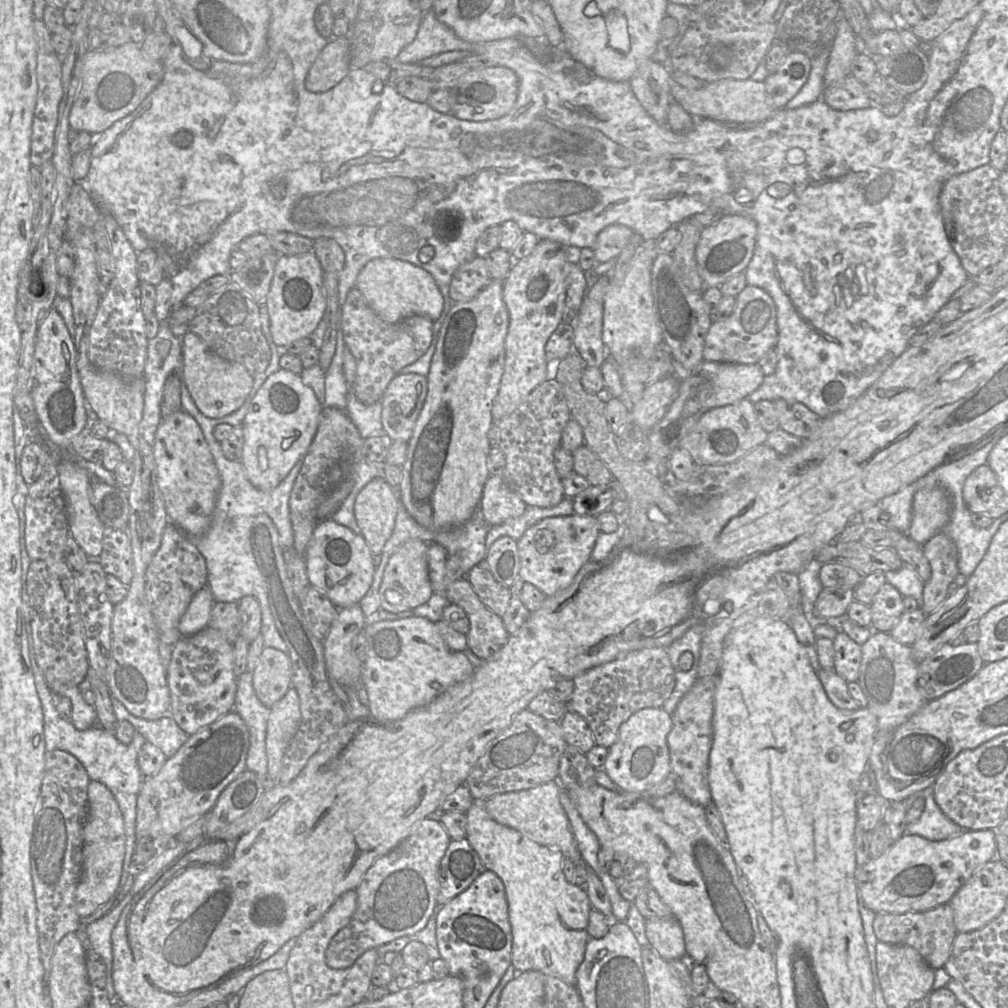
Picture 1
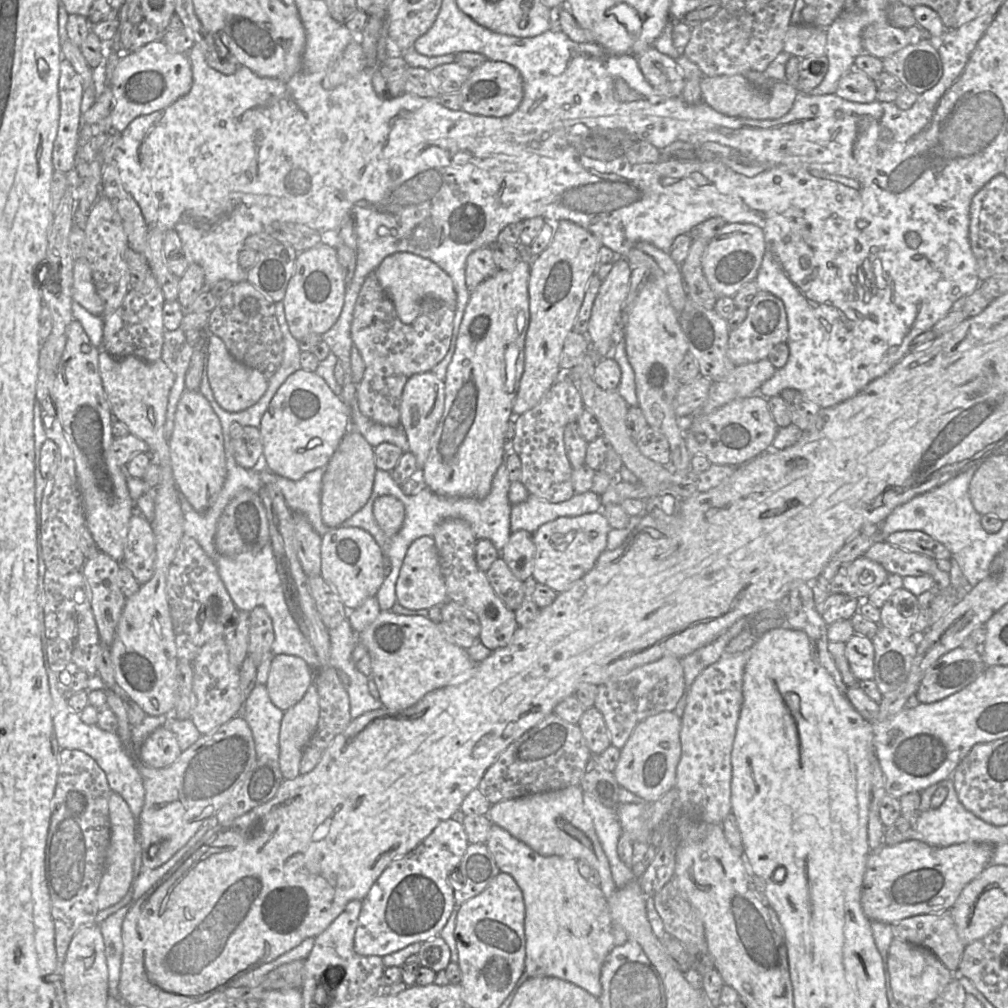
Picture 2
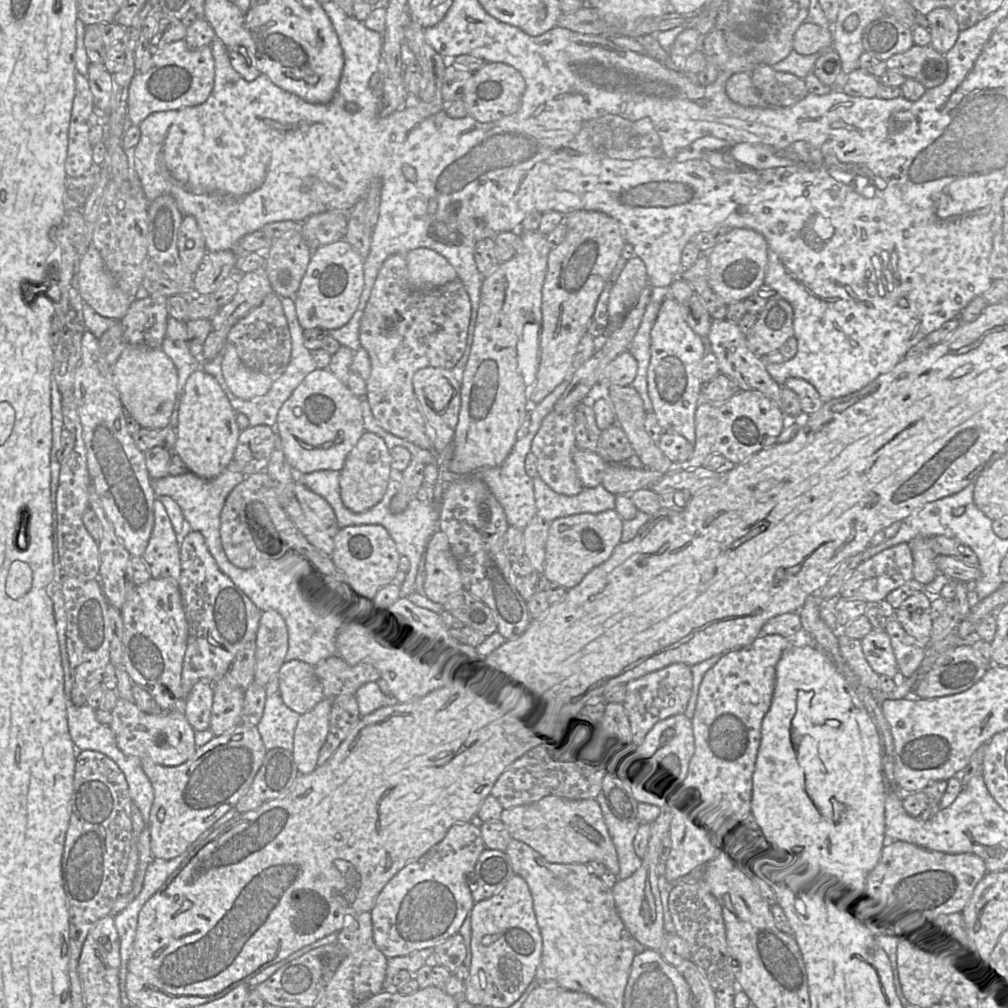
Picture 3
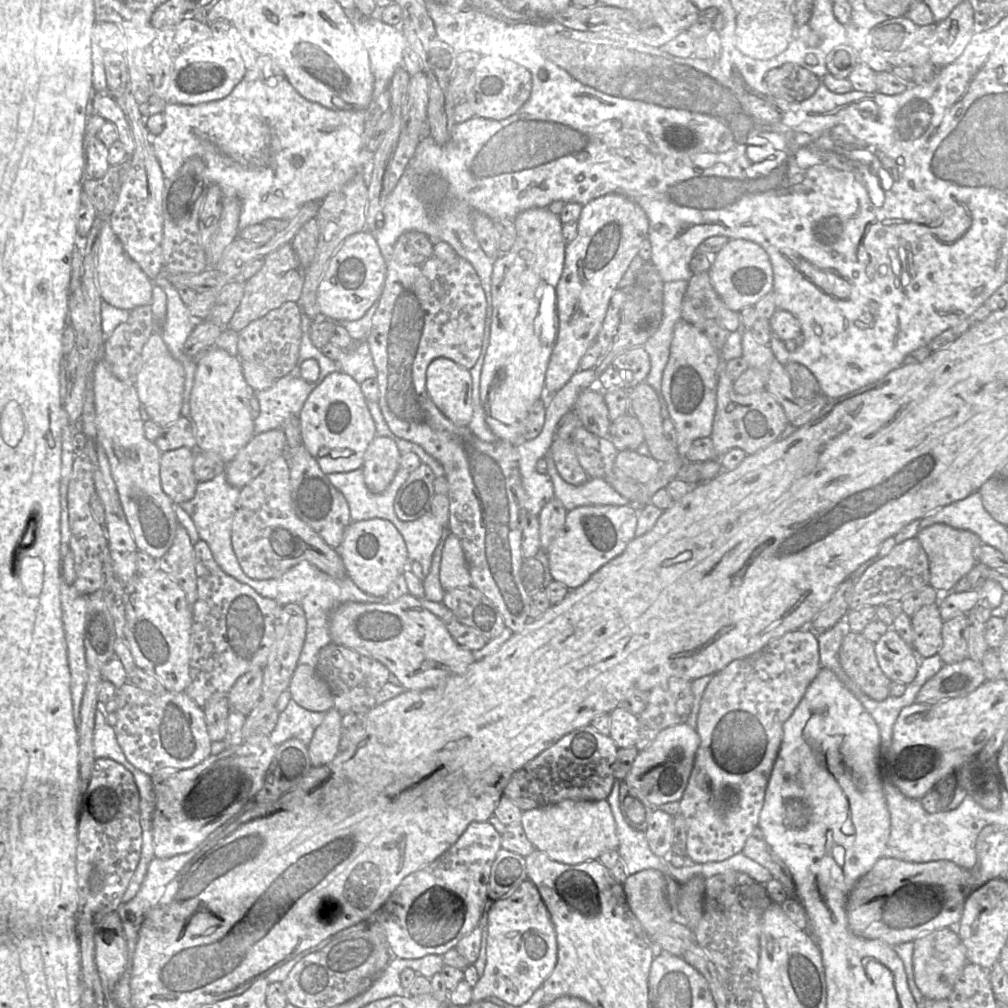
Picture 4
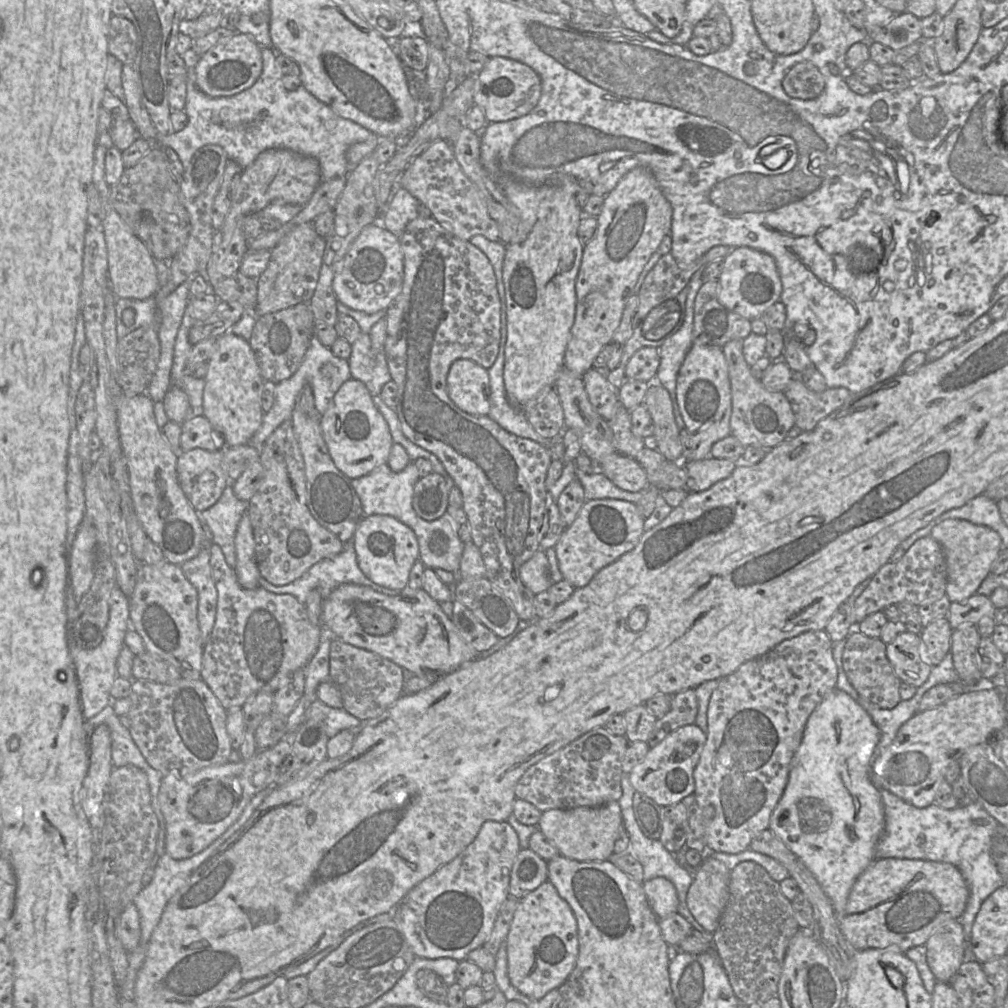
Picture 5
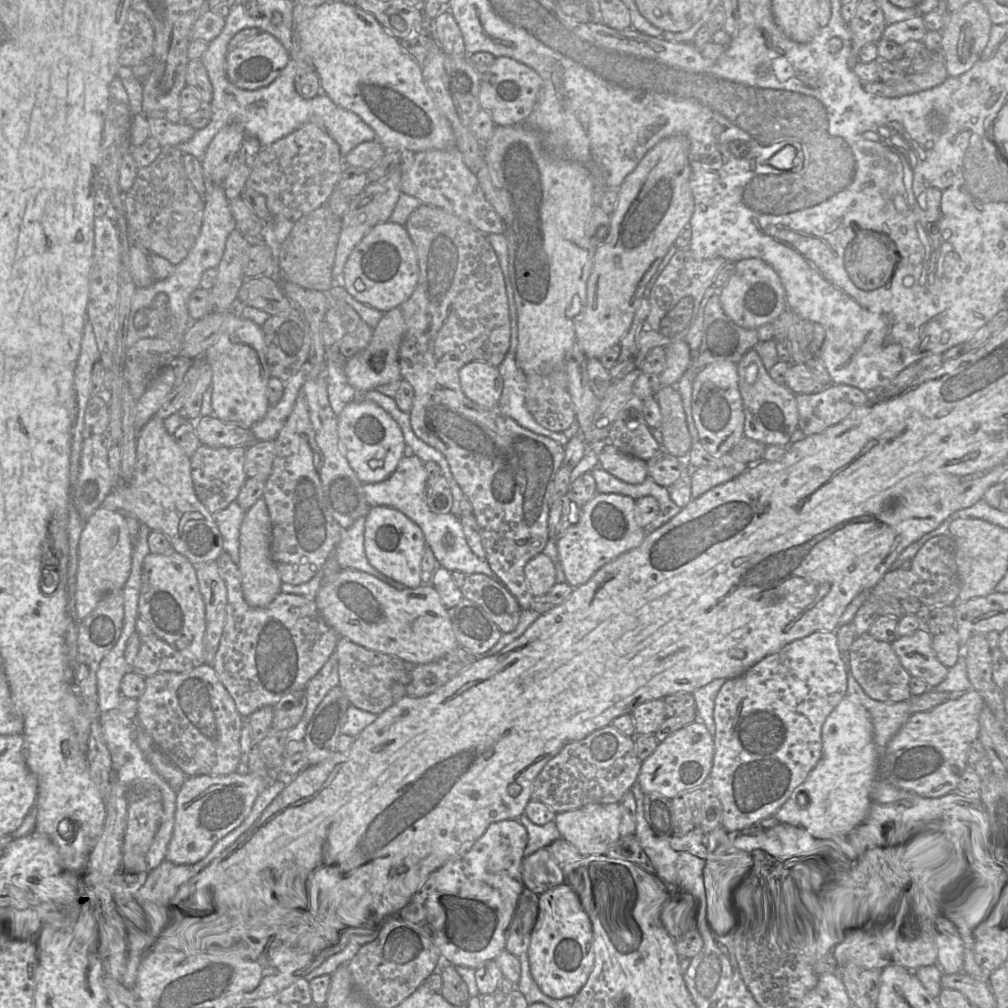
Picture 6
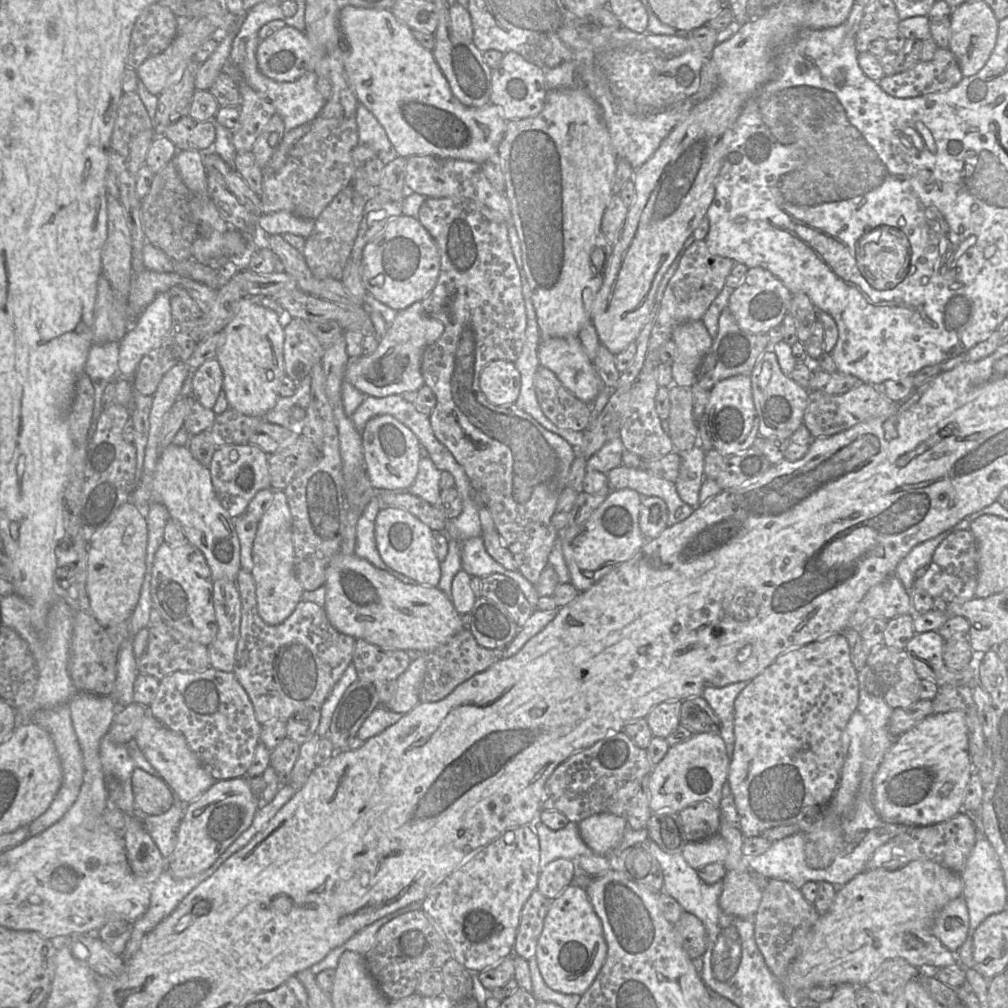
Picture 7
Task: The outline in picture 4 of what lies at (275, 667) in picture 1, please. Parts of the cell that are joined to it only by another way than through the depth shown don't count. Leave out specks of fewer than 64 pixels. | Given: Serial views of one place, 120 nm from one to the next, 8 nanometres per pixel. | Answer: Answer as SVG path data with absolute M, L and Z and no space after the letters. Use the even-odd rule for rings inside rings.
M297 665L288 692L295 703L309 711L327 712L334 707L329 686L309 665Z

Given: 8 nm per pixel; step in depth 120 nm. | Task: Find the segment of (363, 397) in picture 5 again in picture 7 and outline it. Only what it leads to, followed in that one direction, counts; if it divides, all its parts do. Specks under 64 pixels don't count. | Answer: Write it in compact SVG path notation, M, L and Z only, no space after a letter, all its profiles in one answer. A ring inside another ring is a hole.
M390 415L369 420L360 432L364 465L375 490L407 490L415 481L422 457L415 434Z

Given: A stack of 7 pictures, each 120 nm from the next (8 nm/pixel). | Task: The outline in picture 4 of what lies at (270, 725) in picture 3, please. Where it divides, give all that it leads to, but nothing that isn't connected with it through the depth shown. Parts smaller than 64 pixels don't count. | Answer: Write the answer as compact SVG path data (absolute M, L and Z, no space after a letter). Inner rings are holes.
M291 700L279 713L277 724L270 733L269 739L275 746L291 738L298 738L308 745L324 716L325 712L309 711Z

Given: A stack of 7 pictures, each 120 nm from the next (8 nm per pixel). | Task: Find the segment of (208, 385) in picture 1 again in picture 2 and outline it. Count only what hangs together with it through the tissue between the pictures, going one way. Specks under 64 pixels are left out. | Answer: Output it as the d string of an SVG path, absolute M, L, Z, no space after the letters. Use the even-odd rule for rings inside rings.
M213 334L203 336L207 342L205 373L216 403L228 412L241 411L254 404L266 391L268 379L234 359L221 338Z

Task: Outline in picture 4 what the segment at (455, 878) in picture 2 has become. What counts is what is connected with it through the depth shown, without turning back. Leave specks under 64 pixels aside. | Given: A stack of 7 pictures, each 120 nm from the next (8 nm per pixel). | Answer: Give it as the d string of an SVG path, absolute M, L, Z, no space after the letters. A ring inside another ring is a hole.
M500 849L489 875L489 900L496 901L509 896L526 880L528 876L525 857Z

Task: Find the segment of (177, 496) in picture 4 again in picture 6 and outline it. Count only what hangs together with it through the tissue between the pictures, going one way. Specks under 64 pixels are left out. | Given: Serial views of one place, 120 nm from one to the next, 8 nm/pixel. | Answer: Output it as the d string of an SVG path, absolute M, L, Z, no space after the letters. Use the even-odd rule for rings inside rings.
M200 446L190 457L191 477L195 493L200 502L211 513L225 509L236 498L247 480L244 472L246 447L211 448Z

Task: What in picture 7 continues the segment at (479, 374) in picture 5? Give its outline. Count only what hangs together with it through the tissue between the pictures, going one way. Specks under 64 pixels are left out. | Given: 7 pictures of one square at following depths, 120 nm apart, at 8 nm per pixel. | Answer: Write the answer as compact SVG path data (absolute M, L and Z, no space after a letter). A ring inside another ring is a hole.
M514 362L488 363L480 375L480 388L487 399L499 406L514 404L521 388L521 375Z

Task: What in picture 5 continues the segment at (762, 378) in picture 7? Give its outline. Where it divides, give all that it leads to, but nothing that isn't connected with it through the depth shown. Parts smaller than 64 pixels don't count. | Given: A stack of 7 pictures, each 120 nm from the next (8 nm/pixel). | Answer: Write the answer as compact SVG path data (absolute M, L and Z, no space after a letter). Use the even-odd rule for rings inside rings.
M731 340L722 347L728 365L731 383L732 413L730 435L744 446L772 449L786 439L789 430L795 425L791 404L785 394L770 391L754 376L751 366L743 355L743 340Z

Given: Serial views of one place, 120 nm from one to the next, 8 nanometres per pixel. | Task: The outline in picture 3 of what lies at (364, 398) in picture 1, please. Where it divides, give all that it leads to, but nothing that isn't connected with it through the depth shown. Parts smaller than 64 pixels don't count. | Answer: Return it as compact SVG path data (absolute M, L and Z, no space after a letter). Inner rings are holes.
M405 253L393 254L384 261L375 279L359 327L360 345L367 351L371 361L371 374L366 381L366 400L383 430L433 453L435 431L429 426L420 409L413 389L413 377L418 370L427 367L455 368L455 374L461 382L469 356L467 340L471 309L469 295L459 279L433 289L419 289L410 283Z

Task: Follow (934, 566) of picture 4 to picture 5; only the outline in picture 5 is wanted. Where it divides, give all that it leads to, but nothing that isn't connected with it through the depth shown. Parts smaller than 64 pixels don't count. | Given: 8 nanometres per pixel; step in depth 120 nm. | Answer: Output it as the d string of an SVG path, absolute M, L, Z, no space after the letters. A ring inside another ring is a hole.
M948 519L940 522L931 530L929 536L940 544L944 552L947 565L946 596L951 602L962 602L972 595L977 594L979 587L991 573L993 562L1004 548L1002 539L995 530L961 519Z

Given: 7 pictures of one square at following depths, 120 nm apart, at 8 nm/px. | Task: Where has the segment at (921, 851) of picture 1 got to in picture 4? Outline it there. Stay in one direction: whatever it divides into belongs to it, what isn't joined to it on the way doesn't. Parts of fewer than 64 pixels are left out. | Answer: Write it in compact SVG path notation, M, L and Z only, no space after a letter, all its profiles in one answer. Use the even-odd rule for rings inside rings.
M883 856L872 869L862 876L847 902L850 930L865 939L879 939L890 947L905 942L914 942L921 936L942 928L957 927L964 905L974 888L974 874L949 860L911 862Z

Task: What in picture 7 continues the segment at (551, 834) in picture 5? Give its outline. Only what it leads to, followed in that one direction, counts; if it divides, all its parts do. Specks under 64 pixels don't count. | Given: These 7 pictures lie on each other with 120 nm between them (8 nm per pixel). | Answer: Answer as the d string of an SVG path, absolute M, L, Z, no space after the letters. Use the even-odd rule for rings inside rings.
M599 813L577 823L584 843L599 856L606 856L621 842L627 825L625 816Z

